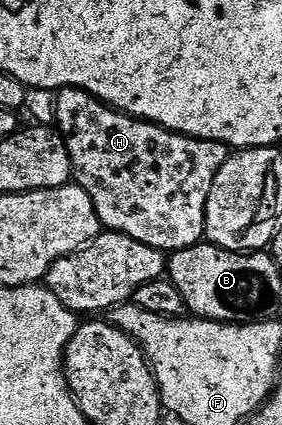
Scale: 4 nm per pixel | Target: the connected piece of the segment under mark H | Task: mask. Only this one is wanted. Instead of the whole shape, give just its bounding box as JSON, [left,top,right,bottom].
[55,90,229,252]

